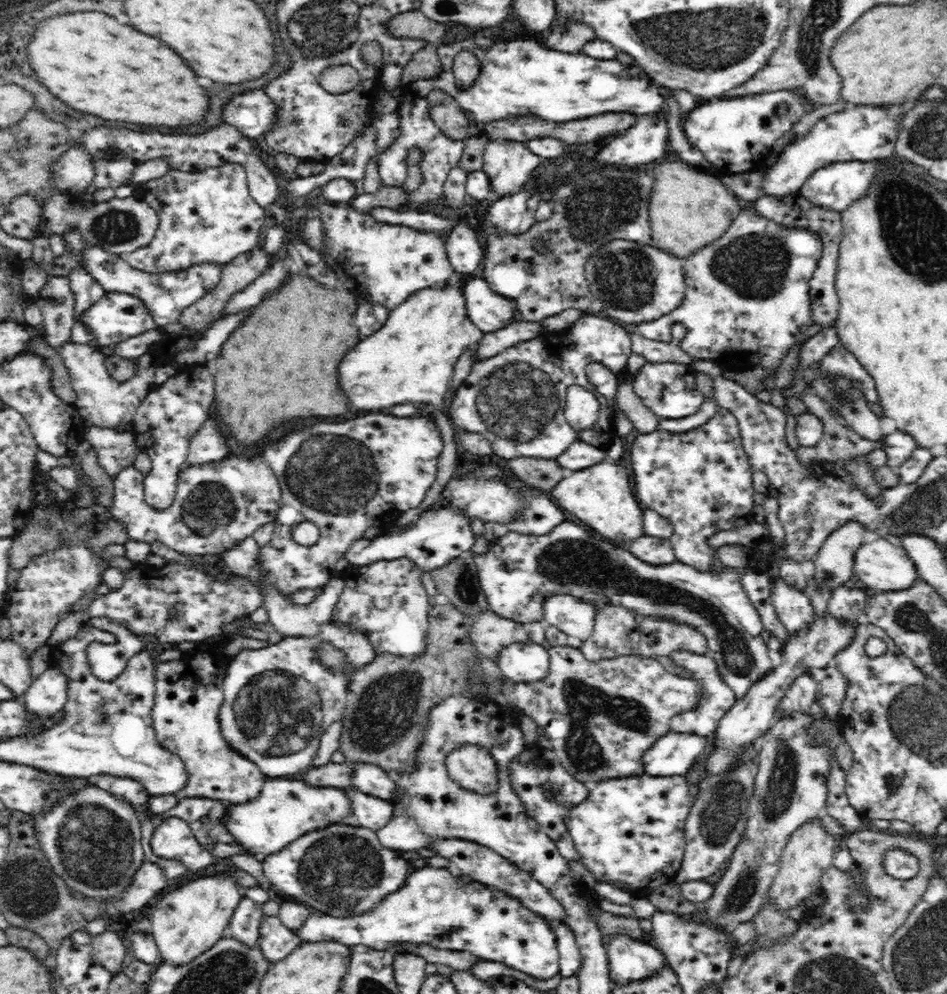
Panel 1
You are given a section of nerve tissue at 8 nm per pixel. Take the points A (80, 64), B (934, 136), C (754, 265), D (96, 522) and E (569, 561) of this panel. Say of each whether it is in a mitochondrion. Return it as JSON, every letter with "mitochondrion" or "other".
{"A":"other","B":"mitochondrion","C":"mitochondrion","D":"other","E":"mitochondrion"}

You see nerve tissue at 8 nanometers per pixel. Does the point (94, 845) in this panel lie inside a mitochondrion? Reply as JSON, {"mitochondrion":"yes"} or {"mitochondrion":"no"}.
{"mitochondrion":"yes"}

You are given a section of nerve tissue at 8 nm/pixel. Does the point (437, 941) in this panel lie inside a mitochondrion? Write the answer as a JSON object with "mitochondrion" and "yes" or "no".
{"mitochondrion":"no"}

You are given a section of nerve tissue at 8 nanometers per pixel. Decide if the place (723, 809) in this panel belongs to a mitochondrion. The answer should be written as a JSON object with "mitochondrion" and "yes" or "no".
{"mitochondrion":"yes"}

